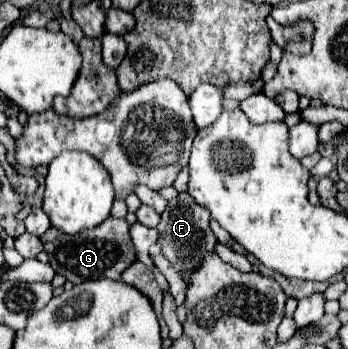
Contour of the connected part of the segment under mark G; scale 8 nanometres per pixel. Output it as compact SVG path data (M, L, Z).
M109 217L105 223L101 223L95 229L87 229L81 231L75 237L65 237L59 229L51 227L47 229L43 235L43 247L51 257L51 267L55 269L55 273L63 275L67 281L79 285L83 281L89 279L119 279L121 273L133 263L137 261L135 255L135 247L129 235L129 223L125 219L117 219L117 227L115 227L115 219Z

